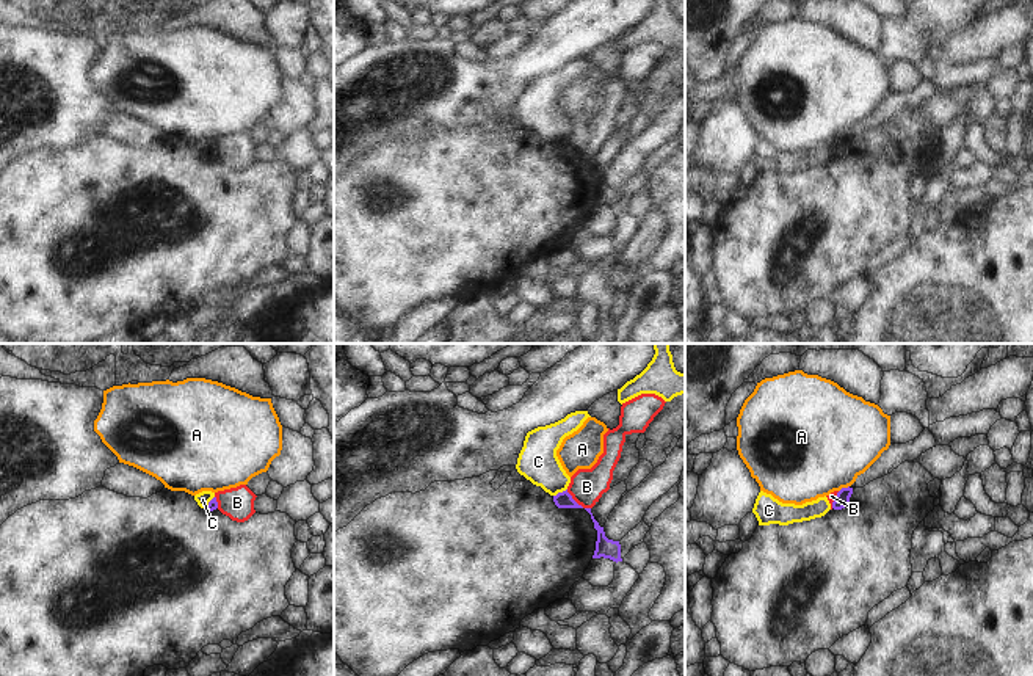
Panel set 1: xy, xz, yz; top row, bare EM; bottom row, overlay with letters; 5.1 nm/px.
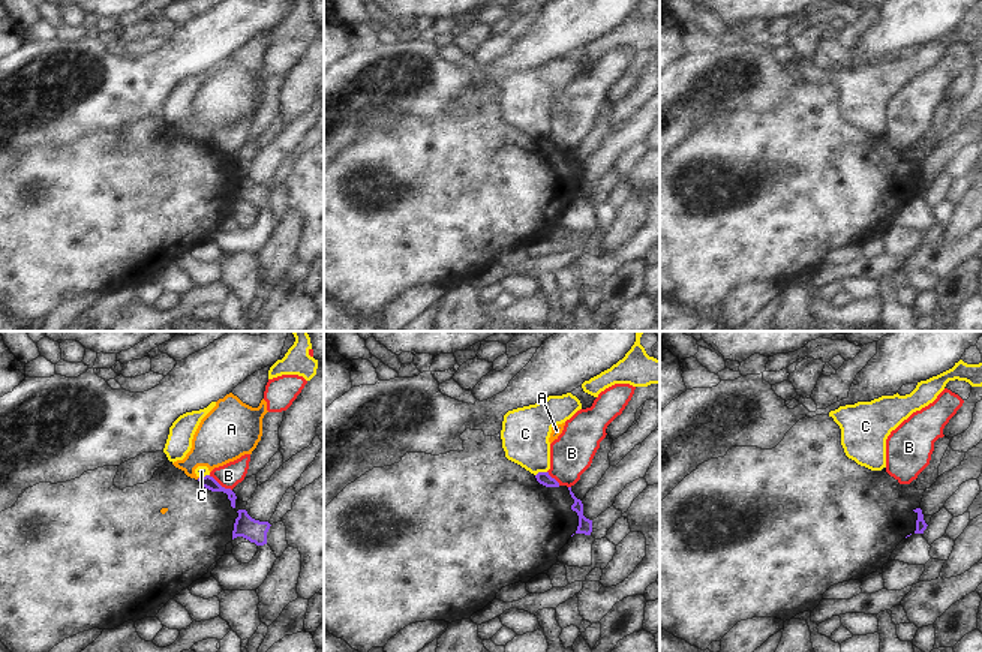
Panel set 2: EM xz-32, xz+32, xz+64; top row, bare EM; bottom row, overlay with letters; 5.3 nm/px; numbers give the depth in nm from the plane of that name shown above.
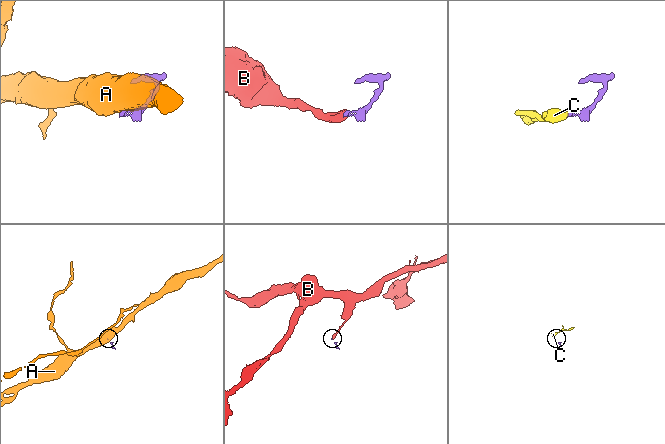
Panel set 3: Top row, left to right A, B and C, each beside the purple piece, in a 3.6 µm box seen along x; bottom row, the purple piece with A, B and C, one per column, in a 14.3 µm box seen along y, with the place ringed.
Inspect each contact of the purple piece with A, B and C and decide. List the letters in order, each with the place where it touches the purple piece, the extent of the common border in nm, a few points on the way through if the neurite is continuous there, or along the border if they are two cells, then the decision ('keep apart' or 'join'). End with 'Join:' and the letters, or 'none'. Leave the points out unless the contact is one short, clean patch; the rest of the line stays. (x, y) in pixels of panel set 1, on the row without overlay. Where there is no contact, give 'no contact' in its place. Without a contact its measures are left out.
A: yz (844, 137) | 70 nm | along yz (848, 134), (839, 140) | keep apart
B: xz (576, 151) | 160 nm | along xz (566, 138), (579, 152), (590, 157) | keep apart
C: xz (560, 141) | 80 nm | along xz (566, 137), (554, 145) | keep apart
Join: none

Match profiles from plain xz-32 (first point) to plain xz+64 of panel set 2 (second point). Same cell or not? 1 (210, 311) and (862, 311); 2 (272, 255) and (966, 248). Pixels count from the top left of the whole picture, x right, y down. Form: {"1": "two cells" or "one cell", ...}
{"1": "one cell", "2": "two cells"}

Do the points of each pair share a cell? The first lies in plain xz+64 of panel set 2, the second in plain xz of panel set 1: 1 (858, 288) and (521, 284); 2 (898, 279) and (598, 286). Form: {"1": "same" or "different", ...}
{"1": "same", "2": "same"}

